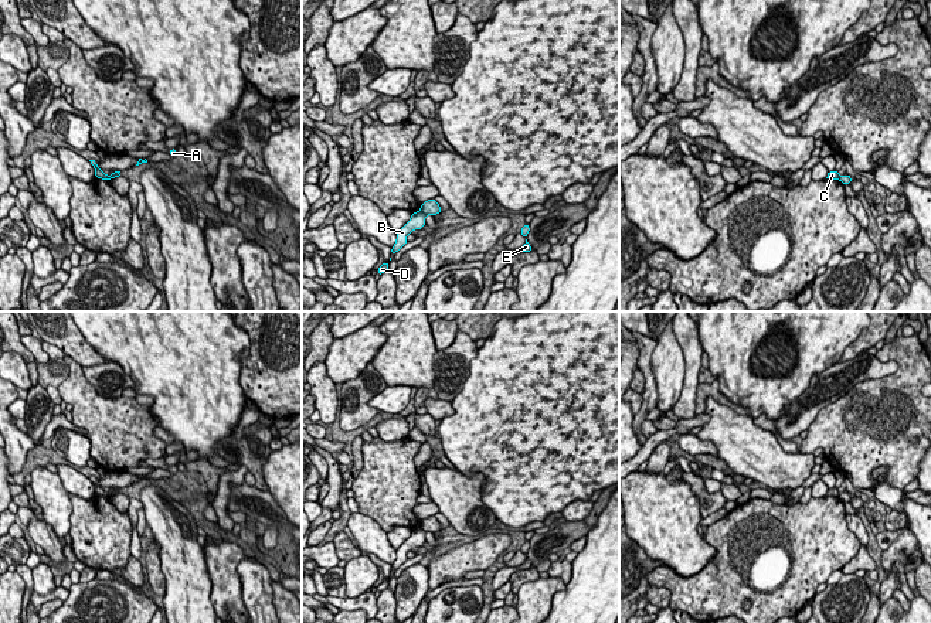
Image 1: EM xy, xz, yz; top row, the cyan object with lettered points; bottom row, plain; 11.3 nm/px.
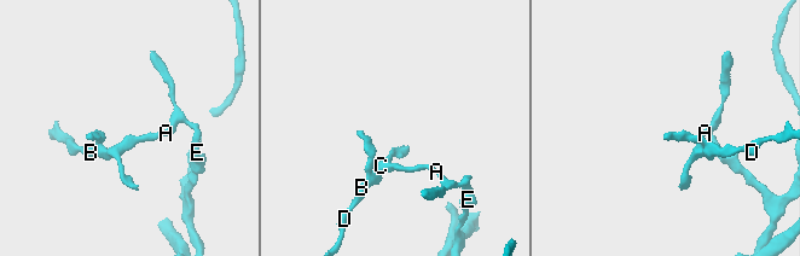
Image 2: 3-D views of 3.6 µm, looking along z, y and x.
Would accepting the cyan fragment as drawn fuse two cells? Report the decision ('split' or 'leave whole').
split

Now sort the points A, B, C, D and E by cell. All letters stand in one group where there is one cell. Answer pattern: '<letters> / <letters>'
A C E / B D

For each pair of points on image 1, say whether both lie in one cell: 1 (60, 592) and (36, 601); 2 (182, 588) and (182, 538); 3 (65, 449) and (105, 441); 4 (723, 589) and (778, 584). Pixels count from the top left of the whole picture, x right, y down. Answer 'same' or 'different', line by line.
1: same
2: same
3: different
4: same

